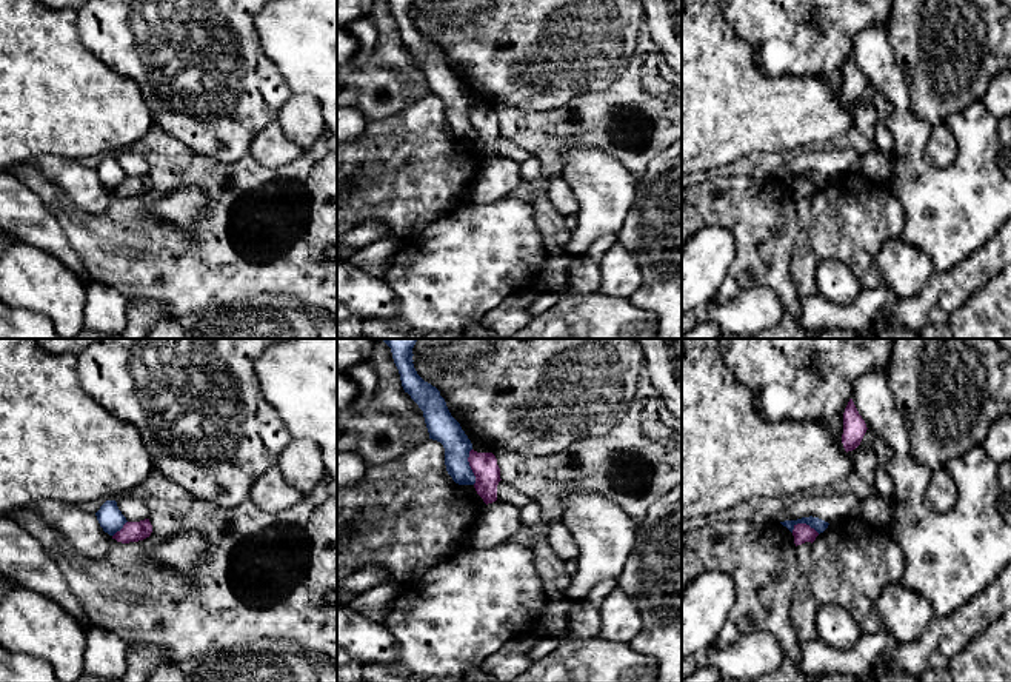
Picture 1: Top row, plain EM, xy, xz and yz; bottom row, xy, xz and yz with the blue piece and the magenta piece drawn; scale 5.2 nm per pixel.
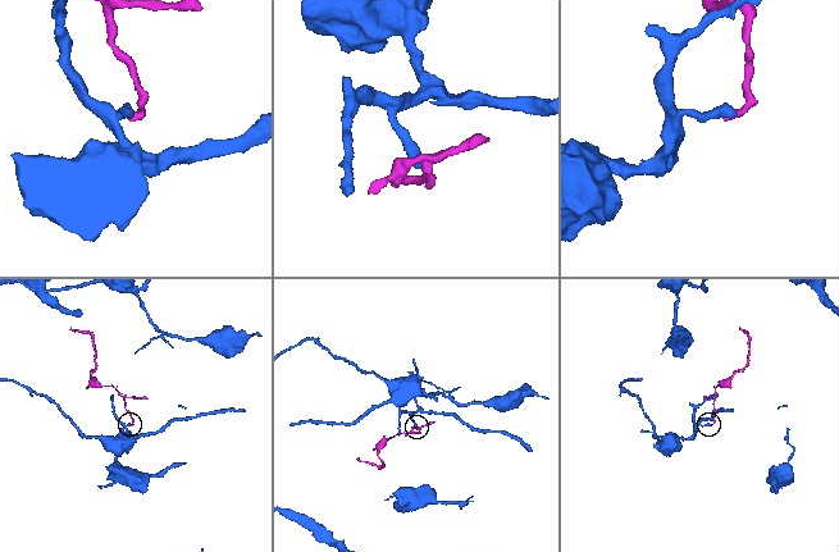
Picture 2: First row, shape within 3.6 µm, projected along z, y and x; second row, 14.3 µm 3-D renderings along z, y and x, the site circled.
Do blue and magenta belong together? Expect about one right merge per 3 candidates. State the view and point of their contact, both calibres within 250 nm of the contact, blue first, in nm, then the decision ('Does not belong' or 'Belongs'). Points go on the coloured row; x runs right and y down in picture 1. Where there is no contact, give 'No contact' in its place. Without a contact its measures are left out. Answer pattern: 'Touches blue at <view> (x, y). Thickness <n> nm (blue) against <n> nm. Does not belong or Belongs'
Touches blue at xz (470, 467). Thickness 150 nm (blue) against 140 nm. Does not belong

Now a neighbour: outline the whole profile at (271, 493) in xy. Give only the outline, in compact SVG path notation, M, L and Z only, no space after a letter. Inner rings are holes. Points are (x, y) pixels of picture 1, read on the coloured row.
M274 463L252 483L249 499L268 513L285 511L303 499L303 493L289 485Z

